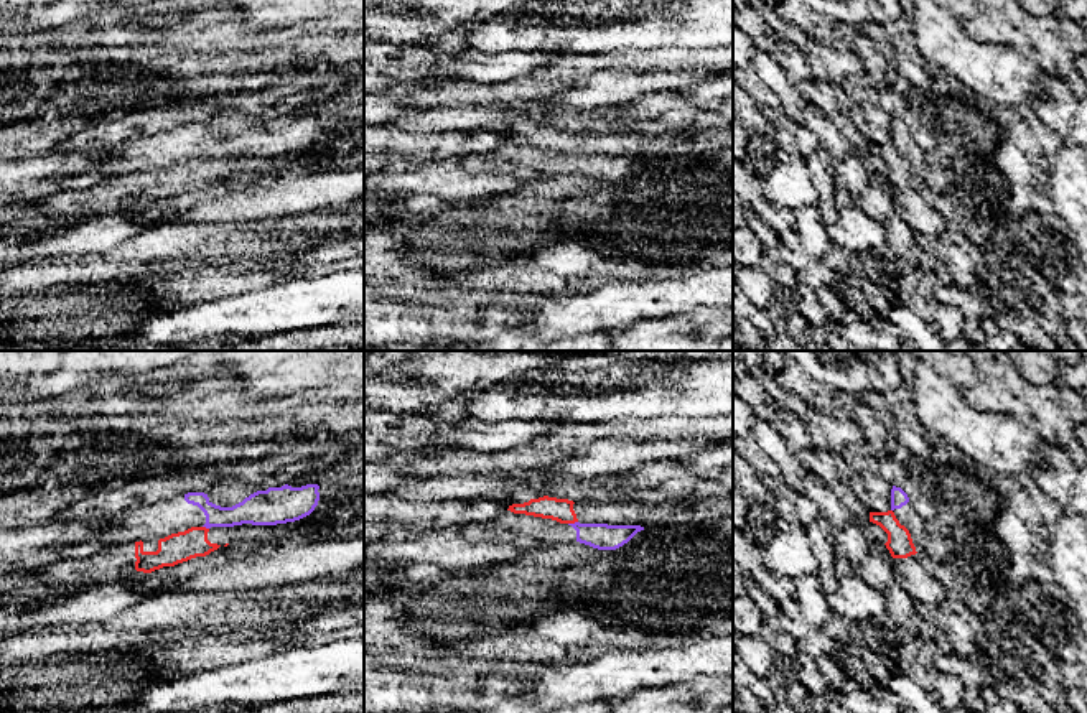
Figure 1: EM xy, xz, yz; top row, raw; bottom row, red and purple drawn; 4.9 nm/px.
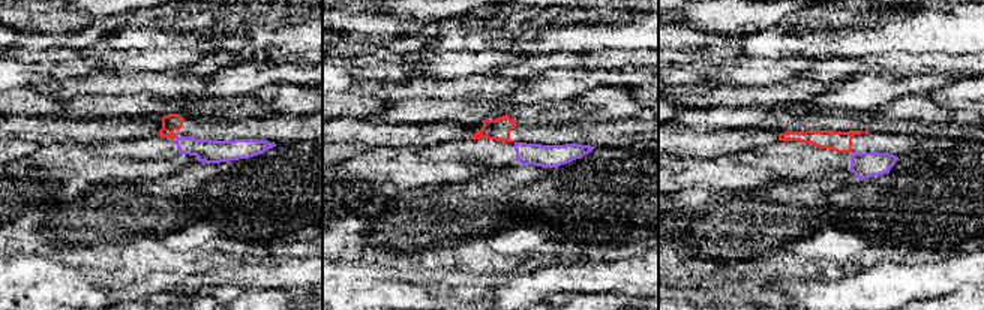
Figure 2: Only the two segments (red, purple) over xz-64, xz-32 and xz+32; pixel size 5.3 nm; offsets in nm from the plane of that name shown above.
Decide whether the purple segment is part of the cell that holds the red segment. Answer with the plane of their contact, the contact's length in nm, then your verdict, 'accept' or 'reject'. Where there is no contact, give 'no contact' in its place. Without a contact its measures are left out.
contact in xz; length 50 nm; reject

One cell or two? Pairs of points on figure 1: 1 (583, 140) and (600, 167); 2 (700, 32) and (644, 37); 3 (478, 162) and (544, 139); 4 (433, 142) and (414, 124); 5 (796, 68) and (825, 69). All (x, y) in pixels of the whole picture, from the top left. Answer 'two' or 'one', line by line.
1: two
2: one
3: two
4: two
5: two

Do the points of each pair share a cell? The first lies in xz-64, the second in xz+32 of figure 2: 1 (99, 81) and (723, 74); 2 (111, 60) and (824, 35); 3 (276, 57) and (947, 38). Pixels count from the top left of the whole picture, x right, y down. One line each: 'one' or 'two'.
1: two
2: two
3: two

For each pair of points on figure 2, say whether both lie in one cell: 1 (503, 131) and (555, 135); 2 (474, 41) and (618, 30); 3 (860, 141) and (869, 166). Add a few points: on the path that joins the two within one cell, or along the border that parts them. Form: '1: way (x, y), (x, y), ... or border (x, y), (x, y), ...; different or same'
1: way (516, 132), (542, 134); same
2: way (510, 33), (537, 42), (549, 30), (582, 30); same
3: border (852, 150), (888, 152), (897, 157); different

